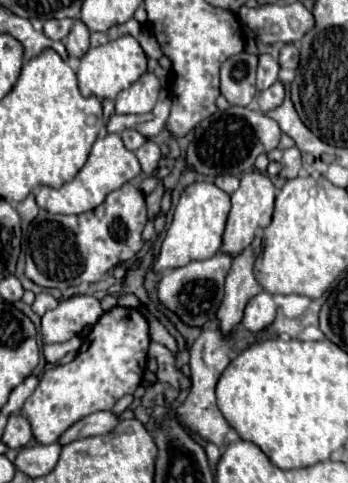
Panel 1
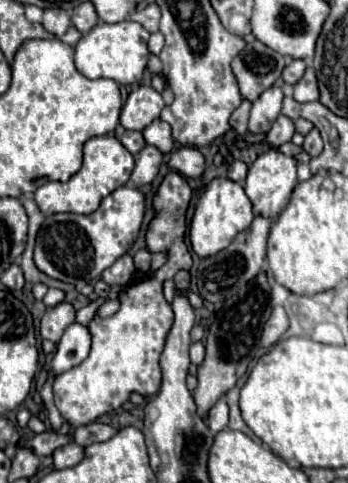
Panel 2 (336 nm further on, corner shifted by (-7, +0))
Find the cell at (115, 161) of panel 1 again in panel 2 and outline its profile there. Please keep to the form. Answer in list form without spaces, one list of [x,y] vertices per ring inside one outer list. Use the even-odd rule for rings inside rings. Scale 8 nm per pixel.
[[[113,135],[93,137],[83,147],[83,167],[67,183],[45,183],[35,191],[35,203],[43,213],[93,213],[101,199],[125,185],[135,167],[135,157],[123,149],[121,141]]]

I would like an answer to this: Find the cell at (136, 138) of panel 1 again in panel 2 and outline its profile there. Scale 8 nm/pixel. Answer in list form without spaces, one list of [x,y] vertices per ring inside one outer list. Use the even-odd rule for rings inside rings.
[[[125,131],[121,137],[121,143],[125,145],[125,149],[133,155],[137,155],[143,147],[145,147],[145,139],[141,135],[141,131]]]

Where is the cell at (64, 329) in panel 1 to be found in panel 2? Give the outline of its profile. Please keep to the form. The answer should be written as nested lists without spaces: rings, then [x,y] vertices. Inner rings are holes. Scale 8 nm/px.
[[[67,301],[51,307],[41,317],[41,337],[49,339],[53,343],[59,343],[63,337],[63,331],[75,323],[75,307]]]

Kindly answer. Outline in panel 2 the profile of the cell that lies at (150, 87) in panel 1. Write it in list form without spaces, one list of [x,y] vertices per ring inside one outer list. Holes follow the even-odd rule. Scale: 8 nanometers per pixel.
[[[139,85],[137,89],[133,89],[129,93],[129,97],[127,97],[125,105],[123,105],[121,125],[125,129],[143,131],[153,119],[159,117],[163,107],[165,107],[163,97],[153,87]]]

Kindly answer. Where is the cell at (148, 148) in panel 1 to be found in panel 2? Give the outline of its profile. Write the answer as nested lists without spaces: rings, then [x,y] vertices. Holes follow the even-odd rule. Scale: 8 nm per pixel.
[[[145,145],[139,151],[139,155],[137,155],[135,169],[131,173],[131,181],[137,187],[149,185],[157,177],[159,167],[161,167],[161,161],[163,161],[163,153],[157,147],[153,147],[153,145]]]

